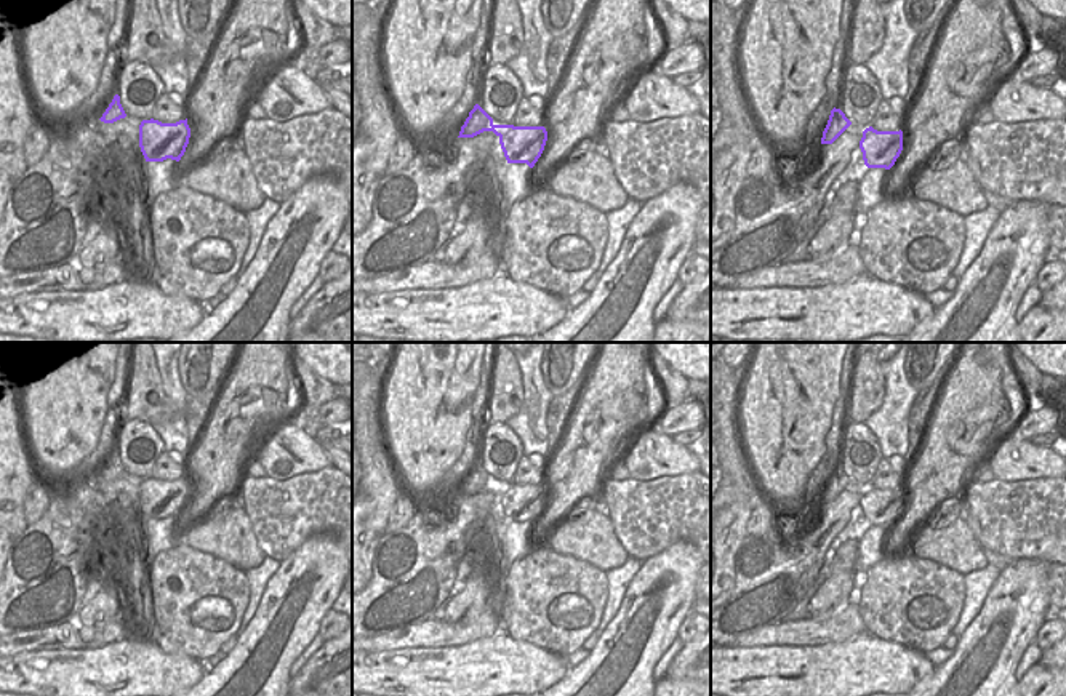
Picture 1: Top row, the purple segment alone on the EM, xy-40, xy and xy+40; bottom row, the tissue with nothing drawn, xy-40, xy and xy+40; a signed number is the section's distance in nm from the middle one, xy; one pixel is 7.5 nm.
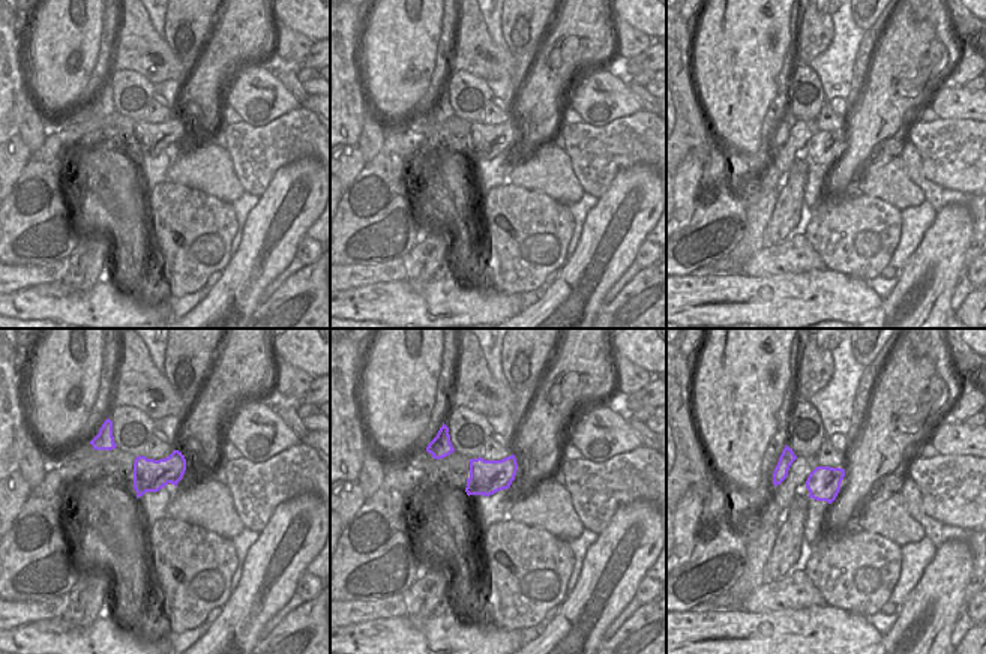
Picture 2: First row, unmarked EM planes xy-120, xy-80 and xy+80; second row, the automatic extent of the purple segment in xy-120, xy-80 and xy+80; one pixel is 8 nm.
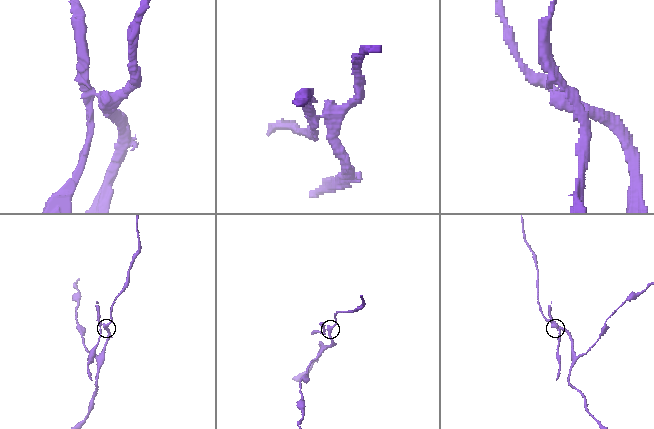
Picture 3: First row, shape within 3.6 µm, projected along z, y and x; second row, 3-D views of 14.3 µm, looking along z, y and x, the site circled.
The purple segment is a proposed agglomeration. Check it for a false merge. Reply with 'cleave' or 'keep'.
cleave

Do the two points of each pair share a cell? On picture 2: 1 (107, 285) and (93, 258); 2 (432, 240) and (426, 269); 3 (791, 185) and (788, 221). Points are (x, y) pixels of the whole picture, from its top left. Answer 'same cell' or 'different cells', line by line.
1: different cells
2: same cell
3: same cell

